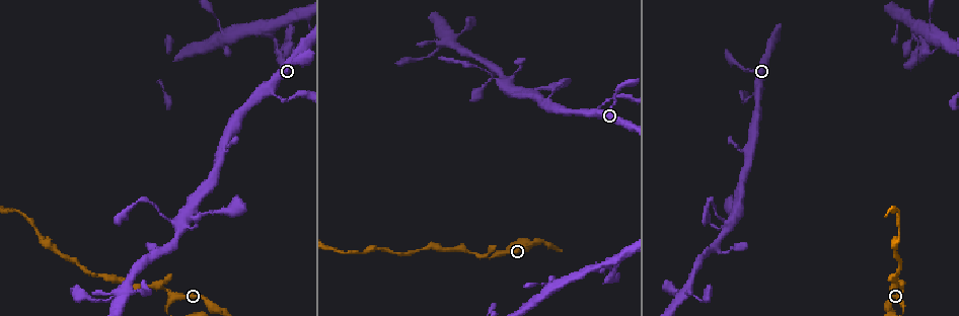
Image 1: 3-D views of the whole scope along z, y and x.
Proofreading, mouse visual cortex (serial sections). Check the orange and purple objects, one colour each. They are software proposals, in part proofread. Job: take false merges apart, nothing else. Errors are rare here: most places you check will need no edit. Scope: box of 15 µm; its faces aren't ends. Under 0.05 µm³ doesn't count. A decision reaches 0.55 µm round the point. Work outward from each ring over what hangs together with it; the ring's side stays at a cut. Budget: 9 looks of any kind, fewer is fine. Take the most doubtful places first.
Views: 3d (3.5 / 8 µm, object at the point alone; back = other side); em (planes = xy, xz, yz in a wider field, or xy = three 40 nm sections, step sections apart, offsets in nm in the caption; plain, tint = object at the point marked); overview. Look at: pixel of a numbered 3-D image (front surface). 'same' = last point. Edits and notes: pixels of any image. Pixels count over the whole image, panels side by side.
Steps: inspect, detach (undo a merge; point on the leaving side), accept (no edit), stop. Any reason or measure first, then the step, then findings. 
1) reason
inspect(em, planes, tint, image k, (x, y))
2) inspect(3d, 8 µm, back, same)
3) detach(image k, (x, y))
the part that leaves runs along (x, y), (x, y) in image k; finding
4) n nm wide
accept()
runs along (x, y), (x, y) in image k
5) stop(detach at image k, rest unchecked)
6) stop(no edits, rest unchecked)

sharp bend
inspect(3d, 8 µm, image 1, (903, 289))

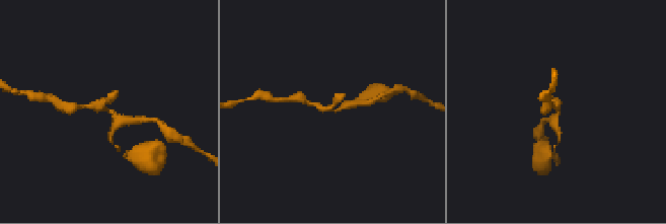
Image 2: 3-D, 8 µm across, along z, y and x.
shape alone is not enough
inspect(em, xy, step 5, tint, image 2, (109, 112))

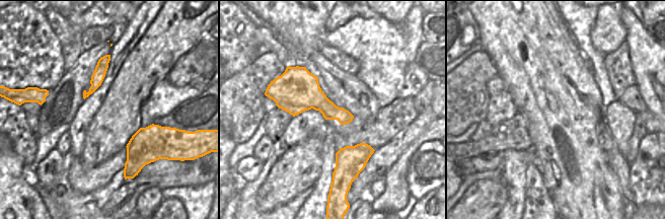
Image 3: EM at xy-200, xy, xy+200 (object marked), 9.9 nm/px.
accept()
runs along (132, 120), (80, 105) in image 2; all the same cell

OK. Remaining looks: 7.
sharp bend
inspect(3d, 3.5 µm, image 1, (594, 109))

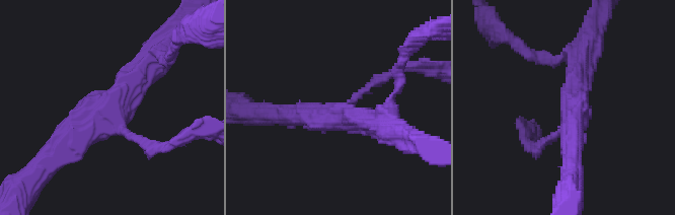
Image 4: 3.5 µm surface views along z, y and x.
accept()
one cell here

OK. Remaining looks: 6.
looks like a crossing
inspect(3d, 3.5 µm, image 1, (178, 223))

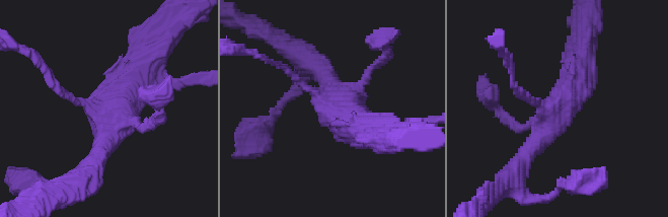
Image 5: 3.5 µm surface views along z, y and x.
4 arms; arms of 150, 150, 300, 500 nm; need the tissue
inspect(em, xy, step 3, tint, image 5, (551, 112))

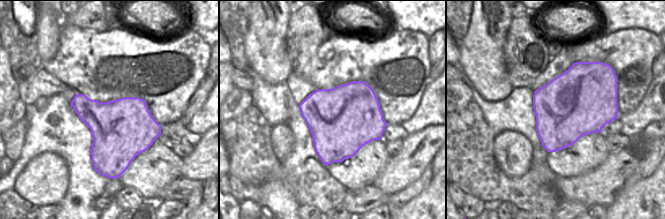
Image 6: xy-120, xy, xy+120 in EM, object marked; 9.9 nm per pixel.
accept()
runs along (579, 64), (569, 95), (517, 167) in image 5; continuous, no second cell

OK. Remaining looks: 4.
four arms meet
inspect(3d, 3.5 µm, back, image 1, (689, 288))

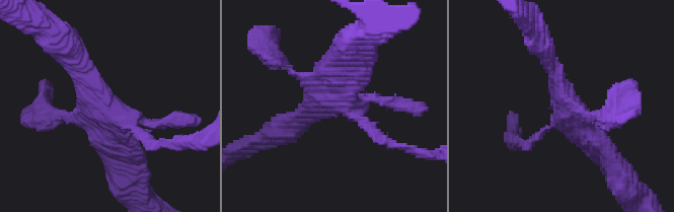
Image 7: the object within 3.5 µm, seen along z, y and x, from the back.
inspect(em, xy, step 3, tint, image 7, (563, 100))

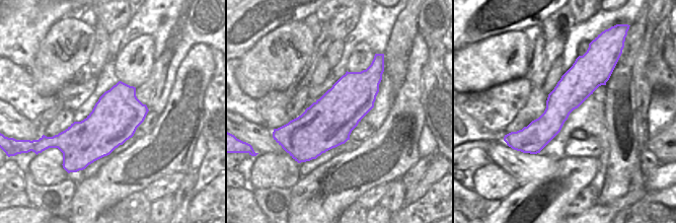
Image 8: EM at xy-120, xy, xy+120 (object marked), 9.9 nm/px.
accept()
runs along (543, 48), (564, 101), (608, 154) in image 7; all the same cell

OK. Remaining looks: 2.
stop(no edits, rest unchecked)

